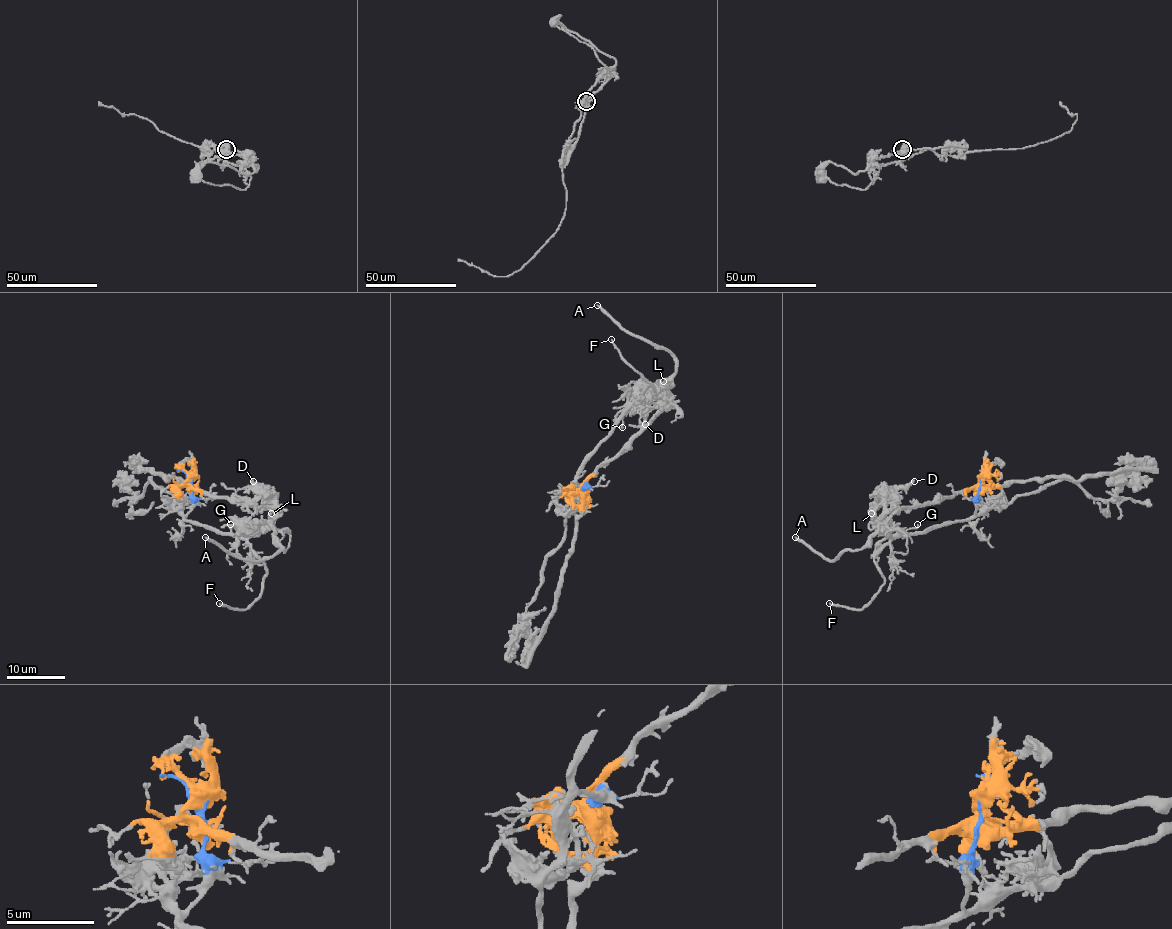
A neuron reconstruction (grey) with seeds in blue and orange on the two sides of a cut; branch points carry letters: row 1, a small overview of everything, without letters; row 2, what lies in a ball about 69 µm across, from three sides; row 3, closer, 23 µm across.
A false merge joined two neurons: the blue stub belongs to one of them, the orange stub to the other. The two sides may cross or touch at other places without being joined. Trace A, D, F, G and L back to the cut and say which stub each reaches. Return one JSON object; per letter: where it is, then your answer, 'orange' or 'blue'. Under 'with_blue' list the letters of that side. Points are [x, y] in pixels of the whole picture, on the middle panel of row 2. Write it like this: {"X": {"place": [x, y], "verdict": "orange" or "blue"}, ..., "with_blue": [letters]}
{"A": {"place": [597, 305], "verdict": "orange"}, "D": {"place": [645, 424], "verdict": "orange"}, "F": {"place": [611, 339], "verdict": "blue"}, "G": {"place": [622, 427], "verdict": "blue"}, "L": {"place": [663, 381], "verdict": "orange"}, "with_blue": ["F", "G"]}

